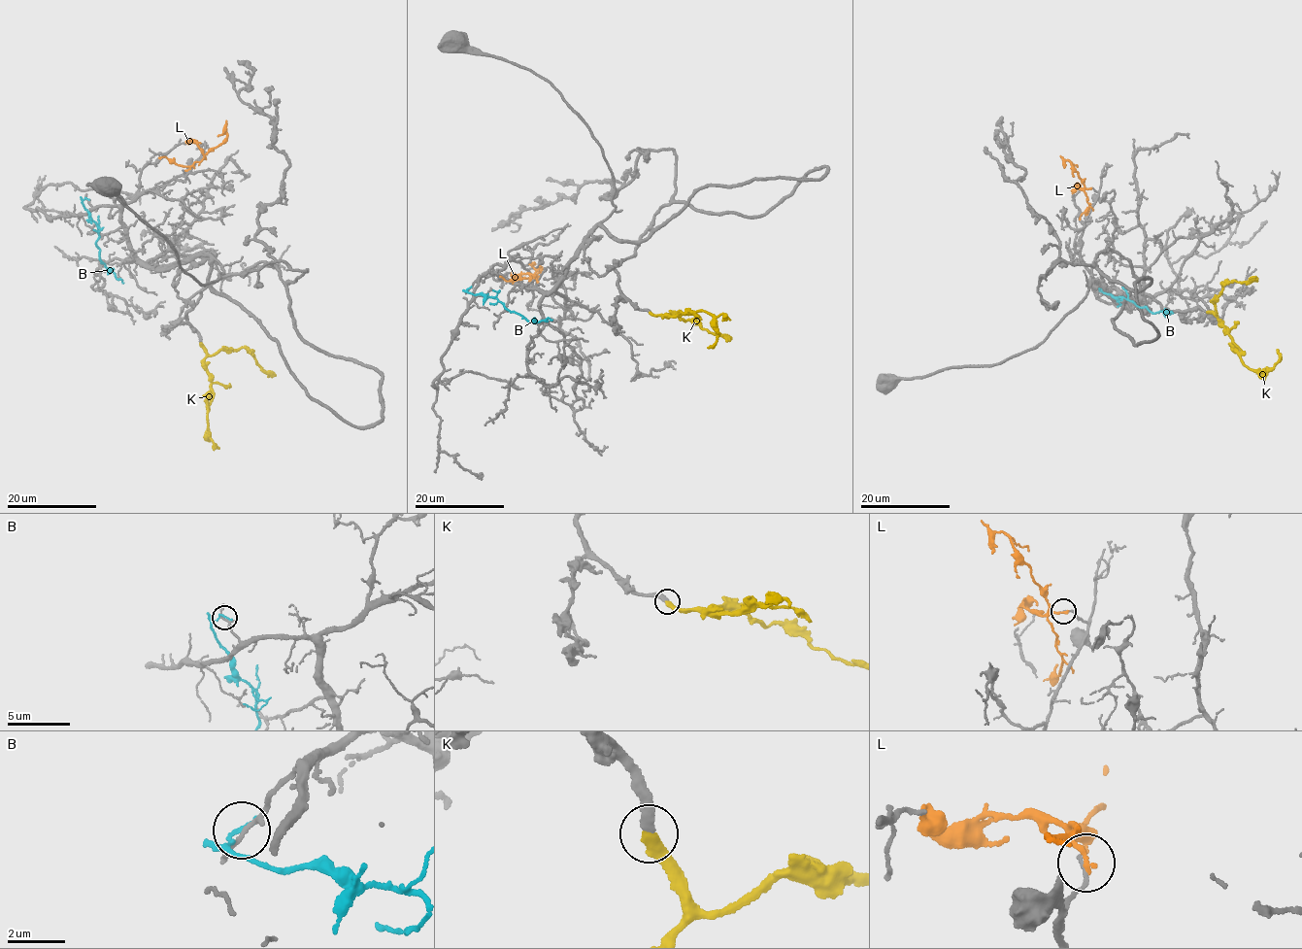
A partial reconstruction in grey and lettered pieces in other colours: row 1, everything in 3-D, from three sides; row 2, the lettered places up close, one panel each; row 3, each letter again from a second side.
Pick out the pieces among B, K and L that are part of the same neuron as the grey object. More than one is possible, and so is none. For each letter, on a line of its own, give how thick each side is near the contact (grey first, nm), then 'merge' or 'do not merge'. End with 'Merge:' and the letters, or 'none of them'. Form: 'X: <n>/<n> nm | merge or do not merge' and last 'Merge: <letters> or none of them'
B: 140/130 nm | do not merge
K: 320/400 nm | merge
L: 130/190 nm | do not merge
Merge: K

